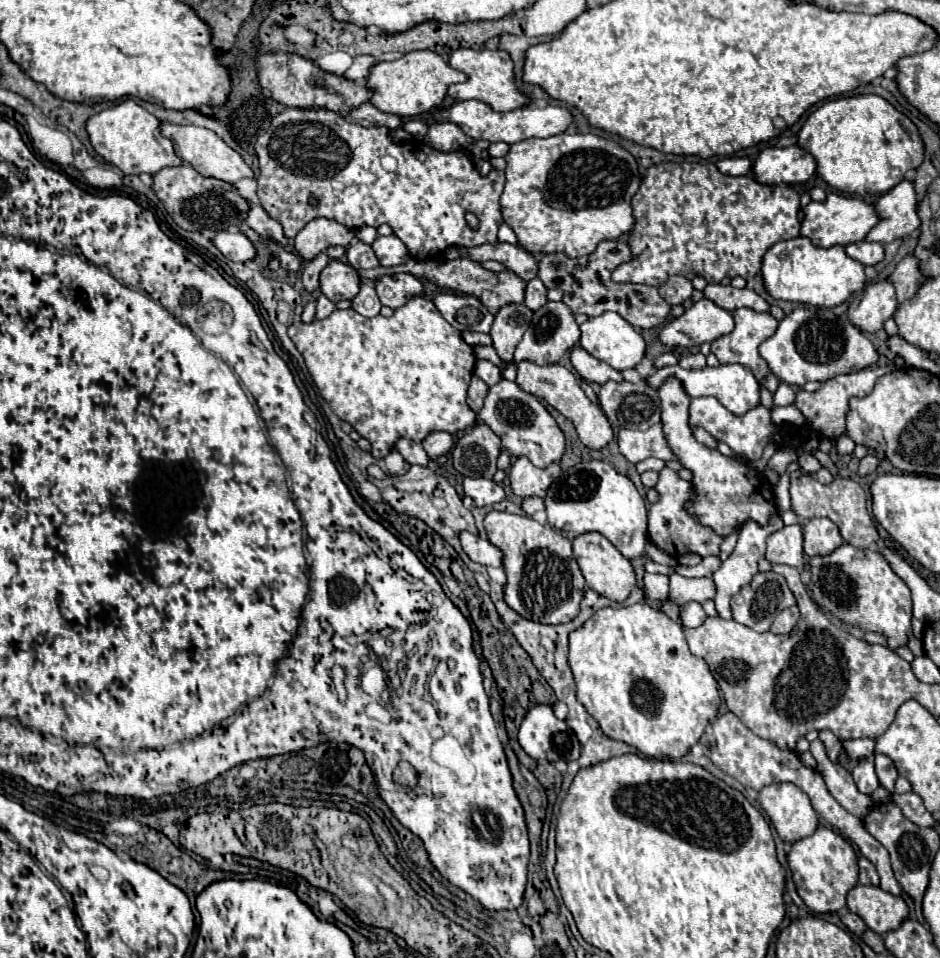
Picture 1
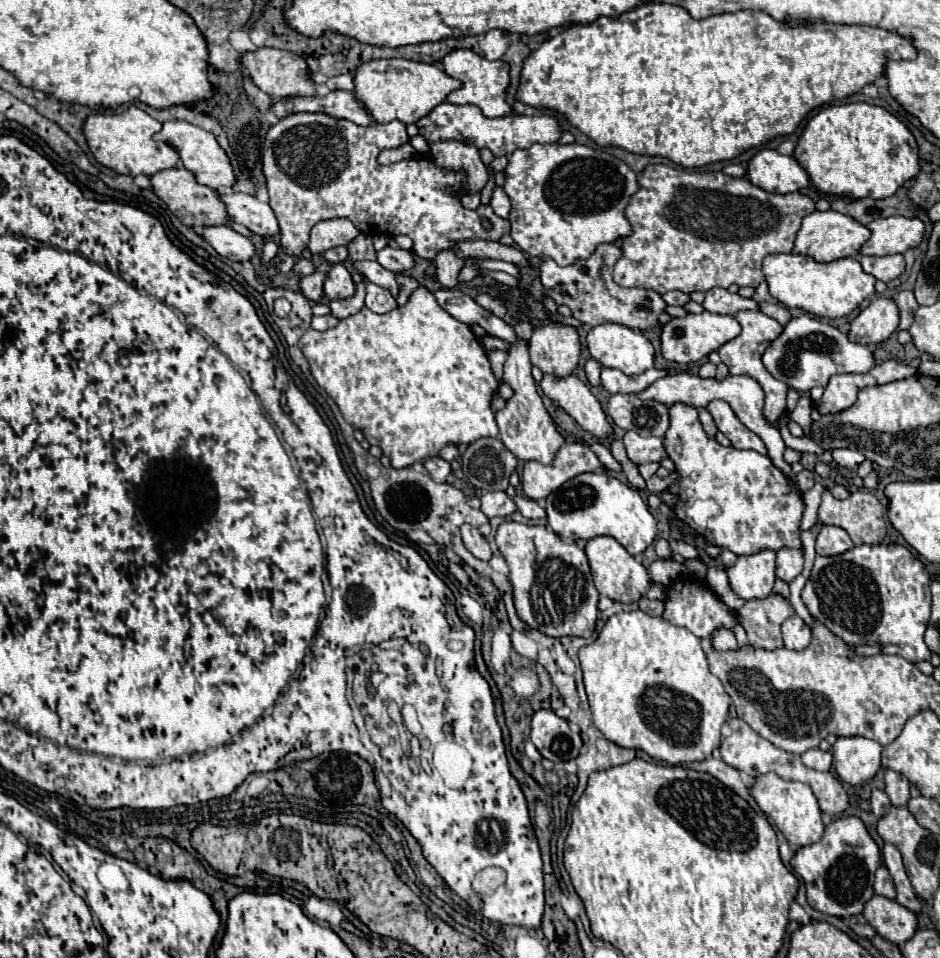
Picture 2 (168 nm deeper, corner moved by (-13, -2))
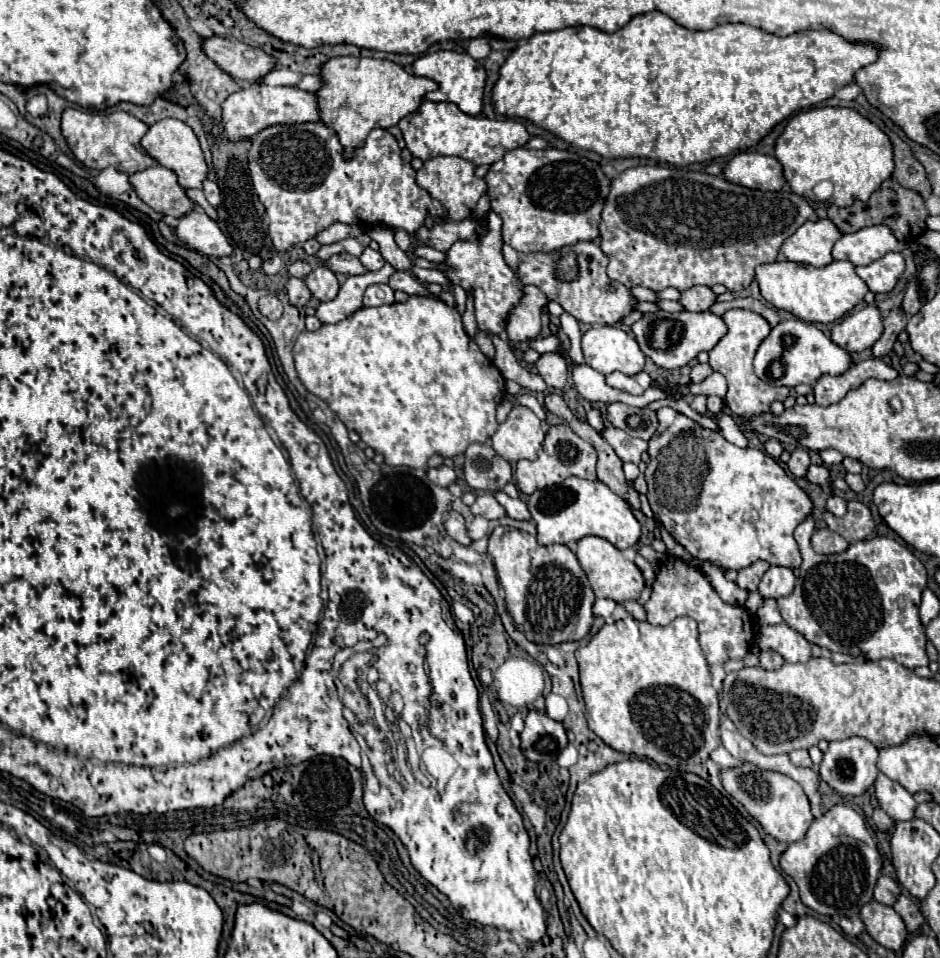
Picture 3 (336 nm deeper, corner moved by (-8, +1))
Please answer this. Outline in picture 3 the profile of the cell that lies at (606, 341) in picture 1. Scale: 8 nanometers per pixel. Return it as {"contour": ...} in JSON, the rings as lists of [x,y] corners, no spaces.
{"contour":[[[594,325],[582,335],[584,361],[592,369],[608,375],[612,371],[622,371],[626,375],[636,375],[644,369],[644,353],[638,341],[620,327]]]}

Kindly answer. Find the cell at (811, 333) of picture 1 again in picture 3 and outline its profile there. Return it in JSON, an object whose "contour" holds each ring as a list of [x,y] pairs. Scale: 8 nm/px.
{"contour":[[[802,319],[780,321],[760,343],[754,357],[754,371],[764,383],[786,387],[796,387],[800,383],[814,385],[820,375],[842,375],[850,365],[852,357],[846,349],[826,337],[824,331],[820,331],[814,323],[806,323]]]}

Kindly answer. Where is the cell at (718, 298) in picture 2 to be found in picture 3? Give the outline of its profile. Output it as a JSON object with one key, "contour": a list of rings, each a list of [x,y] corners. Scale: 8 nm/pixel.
{"contour":[[[692,287],[682,293],[680,303],[688,311],[708,311],[716,303],[716,293],[710,287]]]}

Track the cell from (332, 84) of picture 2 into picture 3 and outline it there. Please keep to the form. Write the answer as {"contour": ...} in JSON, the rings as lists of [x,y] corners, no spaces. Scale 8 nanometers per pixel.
{"contour":[[[306,75],[306,77],[300,81],[298,87],[304,89],[304,91],[312,91],[312,93],[316,93],[318,89],[324,87],[324,79],[322,79],[320,75]]]}

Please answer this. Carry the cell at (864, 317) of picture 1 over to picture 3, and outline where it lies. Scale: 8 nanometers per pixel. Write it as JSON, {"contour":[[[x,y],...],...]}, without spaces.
{"contour":[[[866,305],[858,313],[852,313],[842,323],[834,325],[830,337],[836,345],[852,353],[872,347],[882,333],[884,333],[884,323],[880,309],[876,305]]]}

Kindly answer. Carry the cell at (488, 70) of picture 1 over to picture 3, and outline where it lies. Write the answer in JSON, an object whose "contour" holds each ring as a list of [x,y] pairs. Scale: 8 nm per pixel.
{"contour":[[[436,51],[422,55],[412,65],[414,75],[428,77],[438,83],[438,91],[432,91],[426,95],[428,101],[450,101],[456,103],[464,113],[468,115],[480,115],[484,107],[484,87],[486,87],[486,69],[482,63],[472,59],[468,53],[456,53],[456,51]]]}

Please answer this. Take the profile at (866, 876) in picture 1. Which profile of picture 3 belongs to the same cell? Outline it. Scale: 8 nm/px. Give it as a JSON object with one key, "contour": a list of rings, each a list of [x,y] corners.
{"contour":[[[880,875],[878,883],[876,883],[876,889],[874,889],[874,899],[876,899],[878,903],[892,905],[898,895],[900,895],[900,885],[898,885],[892,877]]]}

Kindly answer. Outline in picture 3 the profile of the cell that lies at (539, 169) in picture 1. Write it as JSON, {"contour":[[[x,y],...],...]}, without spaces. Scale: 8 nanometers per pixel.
{"contour":[[[518,147],[494,163],[484,179],[488,185],[490,207],[504,221],[504,243],[512,245],[516,251],[550,253],[580,241],[598,239],[600,213],[612,189],[612,179],[596,161],[576,151],[534,151]]]}

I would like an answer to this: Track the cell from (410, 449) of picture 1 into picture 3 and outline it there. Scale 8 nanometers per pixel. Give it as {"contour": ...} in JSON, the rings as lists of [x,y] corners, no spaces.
{"contour":[[[440,465],[440,467],[434,467],[434,469],[428,469],[428,479],[440,487],[448,487],[450,483],[454,483],[456,479],[456,473],[454,469],[446,467],[446,465]]]}

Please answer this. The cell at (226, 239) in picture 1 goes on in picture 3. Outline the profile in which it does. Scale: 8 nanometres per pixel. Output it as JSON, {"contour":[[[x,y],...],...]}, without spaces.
{"contour":[[[192,211],[190,215],[180,217],[180,223],[178,227],[174,227],[174,233],[186,245],[208,257],[232,255],[230,241],[220,231],[218,223],[212,221],[204,211]]]}

